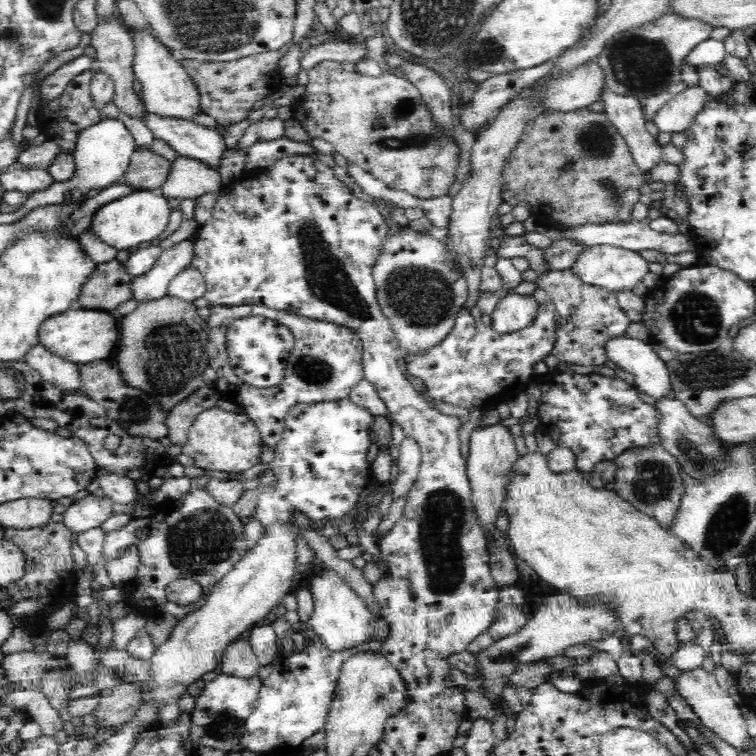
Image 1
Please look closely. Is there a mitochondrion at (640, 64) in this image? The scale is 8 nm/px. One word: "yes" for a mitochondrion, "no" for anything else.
yes

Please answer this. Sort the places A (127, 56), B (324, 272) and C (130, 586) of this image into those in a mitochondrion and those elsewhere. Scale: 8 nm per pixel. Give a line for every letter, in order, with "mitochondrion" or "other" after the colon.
A: other
B: mitochondrion
C: other

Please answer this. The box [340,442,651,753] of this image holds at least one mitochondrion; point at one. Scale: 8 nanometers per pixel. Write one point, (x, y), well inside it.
(444, 513)

